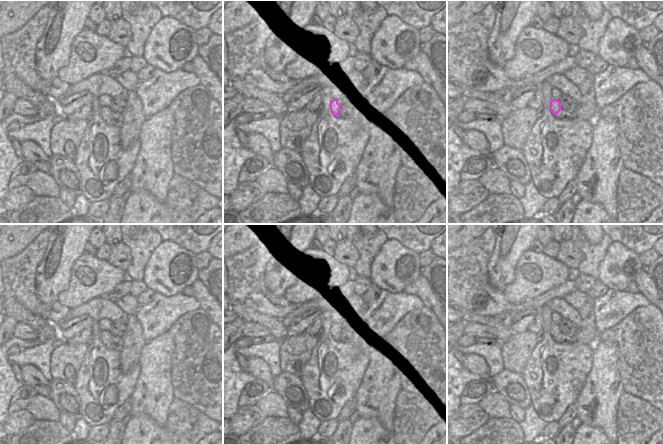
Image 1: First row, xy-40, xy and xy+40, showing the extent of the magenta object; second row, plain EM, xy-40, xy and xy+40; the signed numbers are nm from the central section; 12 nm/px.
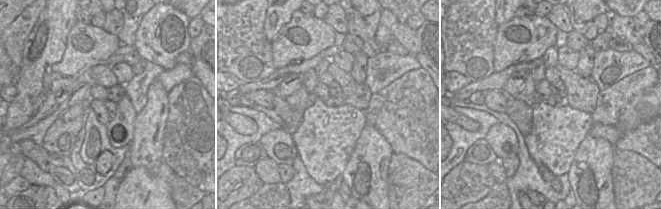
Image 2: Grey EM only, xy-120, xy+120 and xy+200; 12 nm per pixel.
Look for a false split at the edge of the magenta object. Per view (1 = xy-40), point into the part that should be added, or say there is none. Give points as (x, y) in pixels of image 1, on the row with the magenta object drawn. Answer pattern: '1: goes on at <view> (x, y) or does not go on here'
1: does not go on here

